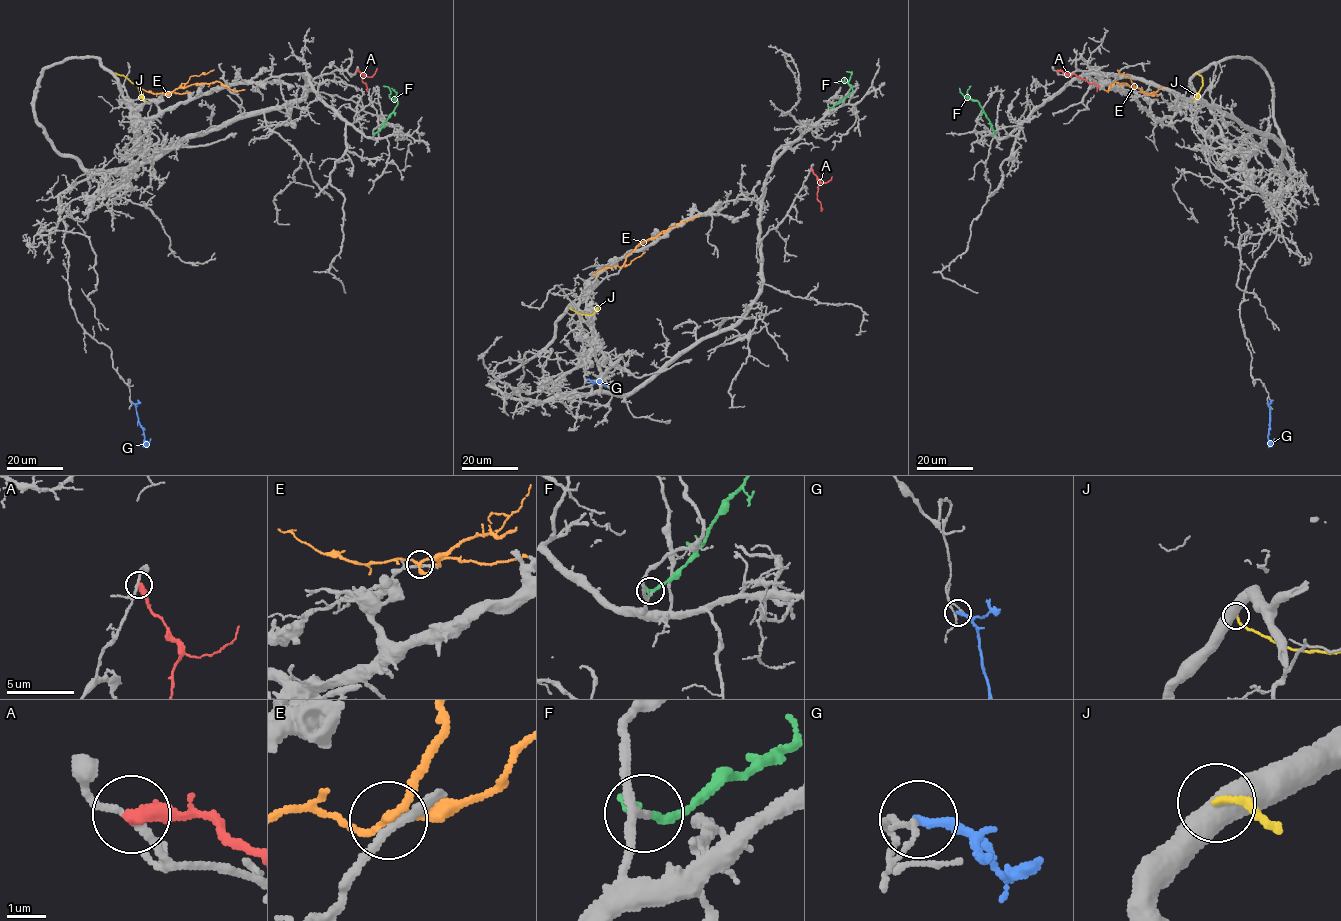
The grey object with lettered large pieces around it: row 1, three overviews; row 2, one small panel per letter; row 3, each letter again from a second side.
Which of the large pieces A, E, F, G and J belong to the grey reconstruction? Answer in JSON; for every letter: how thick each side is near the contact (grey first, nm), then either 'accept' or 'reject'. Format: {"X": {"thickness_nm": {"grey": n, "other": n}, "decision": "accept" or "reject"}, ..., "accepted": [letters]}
{"A": {"thickness_nm": {"grey": 190, "other": 440}, "decision": "reject"}, "E": {"thickness_nm": {"grey": 190, "other": 180}, "decision": "reject"}, "F": {"thickness_nm": {"grey": 180, "other": 320}, "decision": "accept"}, "G": {"thickness_nm": {"grey": 130, "other": 240}, "decision": "reject"}, "J": {"thickness_nm": {"grey": 500, "other": 170}, "decision": "reject"}, "accepted": ["F"]}

